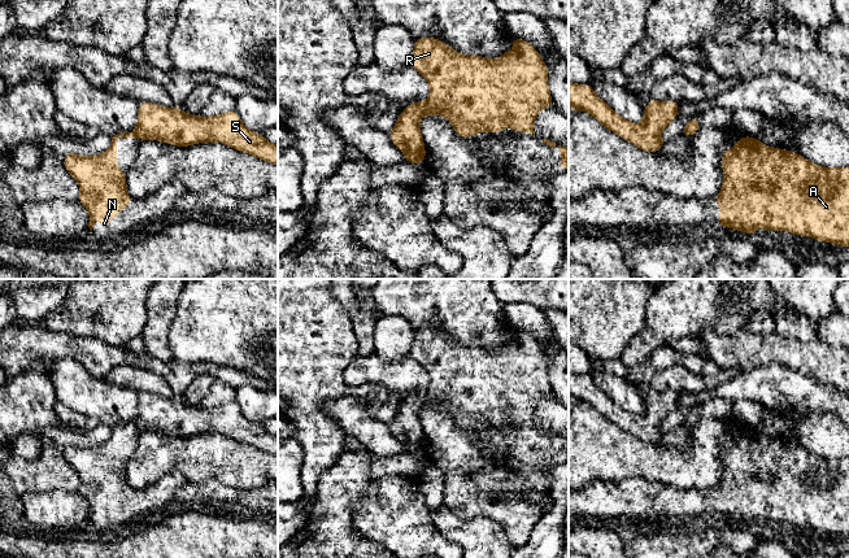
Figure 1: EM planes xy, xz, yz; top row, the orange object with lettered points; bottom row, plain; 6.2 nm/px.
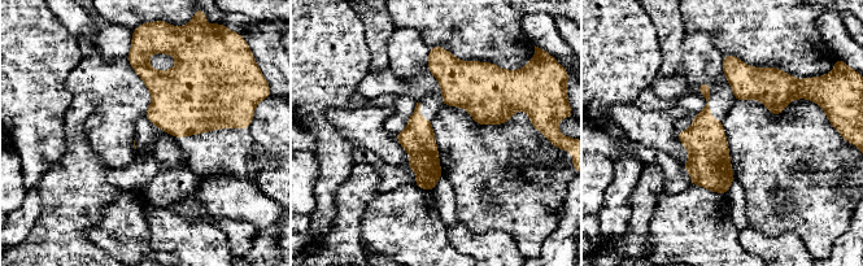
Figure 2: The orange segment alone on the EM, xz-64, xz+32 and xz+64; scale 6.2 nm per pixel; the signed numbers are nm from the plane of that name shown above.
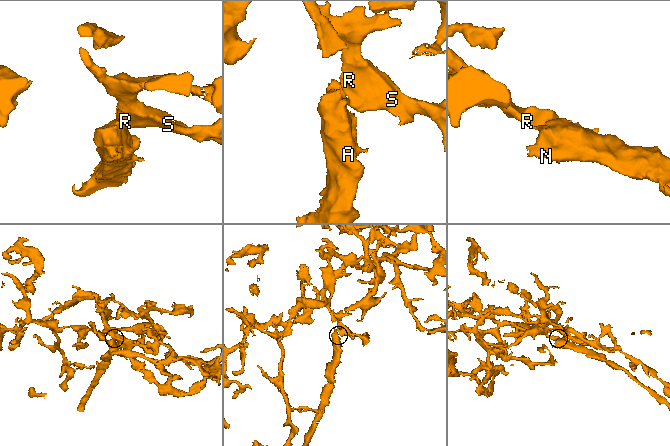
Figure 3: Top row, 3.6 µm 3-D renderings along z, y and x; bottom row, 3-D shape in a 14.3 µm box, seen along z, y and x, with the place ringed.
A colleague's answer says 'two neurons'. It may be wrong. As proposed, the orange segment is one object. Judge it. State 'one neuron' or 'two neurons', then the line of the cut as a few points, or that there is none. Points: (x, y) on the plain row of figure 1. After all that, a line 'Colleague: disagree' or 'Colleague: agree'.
two neurons; cut in xz along (426, 392), (423, 404)
Colleague: agree

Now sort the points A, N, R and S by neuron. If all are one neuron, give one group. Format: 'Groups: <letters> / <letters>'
Groups: A N / R S

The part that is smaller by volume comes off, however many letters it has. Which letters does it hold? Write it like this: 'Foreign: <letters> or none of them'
Foreign: A, N

